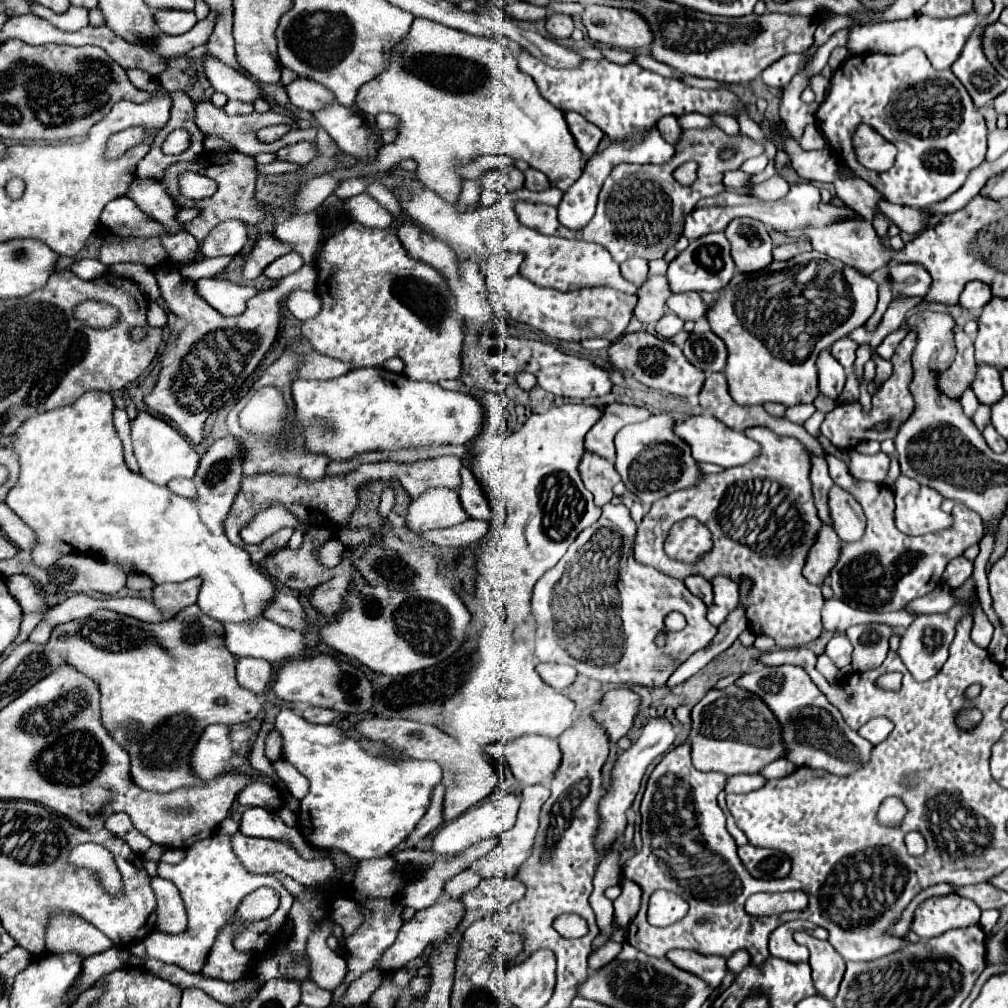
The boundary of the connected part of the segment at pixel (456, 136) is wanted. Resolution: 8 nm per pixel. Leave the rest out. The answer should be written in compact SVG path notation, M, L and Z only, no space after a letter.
M426 18L414 20L408 38L394 48L390 68L358 90L358 108L368 114L396 114L402 120L396 142L382 146L376 162L356 164L348 170L332 170L308 180L296 196L298 214L316 210L320 202L324 202L324 198L334 194L342 180L386 172L386 168L394 168L402 160L416 160L418 180L450 204L456 204L462 186L462 178L456 172L458 166L464 166L478 156L506 154L516 160L526 160L532 168L544 172L552 186L560 188L562 192L566 192L580 178L580 170L584 166L584 154L580 154L578 146L574 144L574 138L564 120L564 112L542 98L532 76L518 70L516 58L506 40L466 34L462 30L454 30Z

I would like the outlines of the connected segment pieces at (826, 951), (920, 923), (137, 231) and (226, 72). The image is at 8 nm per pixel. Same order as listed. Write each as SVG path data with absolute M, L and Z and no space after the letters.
M804 931L795 932L794 939L798 944L808 946L810 952L809 964L816 992L822 994L828 1000L834 1000L838 986L842 982L844 970L846 970L844 958L836 950L832 950L830 942L816 940Z
M930 898L916 910L912 932L928 940L944 930L978 924L980 908L966 898Z
M127 196L108 202L100 214L100 222L116 236L148 238L156 232L156 220L148 218Z
M206 56L204 70L206 70L208 80L214 86L214 90L226 94L228 100L240 100L240 102L254 104L260 98L258 88L254 86L254 82L248 76L244 76L244 74L236 72L234 68L226 66L218 58Z

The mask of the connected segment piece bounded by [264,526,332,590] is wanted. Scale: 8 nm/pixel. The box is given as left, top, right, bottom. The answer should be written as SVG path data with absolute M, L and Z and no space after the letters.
M310 526L310 532L304 534L300 550L282 548L276 550L276 554L268 554L264 560L268 574L292 590L312 590L318 584L328 582L332 578L332 570L318 562L316 550L330 540L330 534L332 530L328 528Z

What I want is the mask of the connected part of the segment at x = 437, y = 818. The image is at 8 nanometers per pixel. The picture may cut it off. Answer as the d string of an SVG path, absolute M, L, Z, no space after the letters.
M436 784L432 790L432 798L430 798L430 806L428 812L424 814L424 818L416 824L416 828L412 830L412 834L398 846L394 848L394 852L398 852L400 848L414 848L424 836L428 836L432 830L436 830L442 824L442 800L444 800L444 786Z

